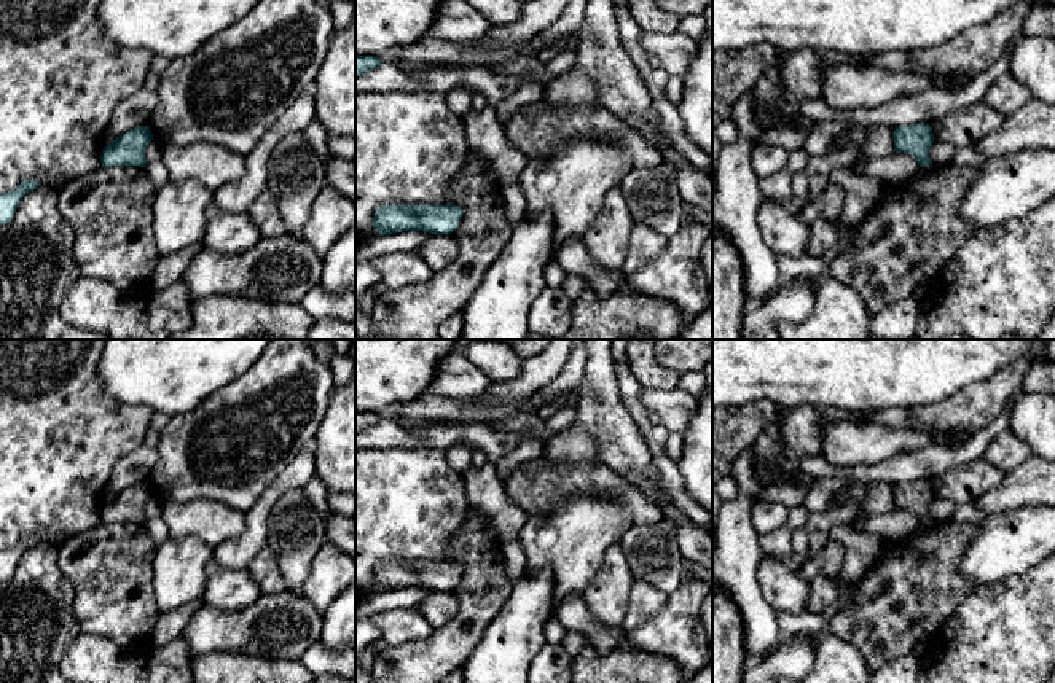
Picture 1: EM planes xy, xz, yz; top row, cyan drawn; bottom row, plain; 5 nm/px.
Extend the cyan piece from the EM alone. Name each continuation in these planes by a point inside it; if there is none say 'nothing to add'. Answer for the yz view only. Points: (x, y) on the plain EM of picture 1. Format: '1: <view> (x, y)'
nothing to add

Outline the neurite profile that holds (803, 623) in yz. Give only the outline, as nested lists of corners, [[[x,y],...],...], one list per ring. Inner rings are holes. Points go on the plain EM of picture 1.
[[[776,611],[781,642],[794,635],[808,635],[830,630],[830,619],[821,611],[787,613]]]

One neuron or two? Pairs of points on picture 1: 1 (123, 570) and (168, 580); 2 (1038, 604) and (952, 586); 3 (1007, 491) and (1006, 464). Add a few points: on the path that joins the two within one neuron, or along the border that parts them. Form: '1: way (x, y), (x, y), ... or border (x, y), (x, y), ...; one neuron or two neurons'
1: border (155, 548), (153, 597), (160, 612); two neurons
2: border (977, 586), (949, 620); two neurons
3: border (1031, 454), (1004, 473); two neurons

